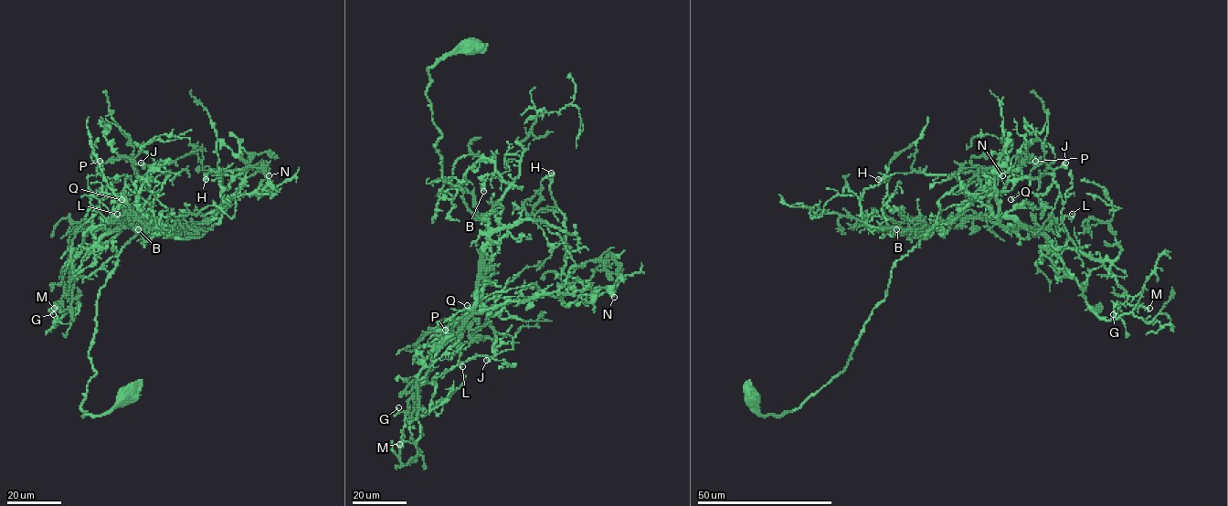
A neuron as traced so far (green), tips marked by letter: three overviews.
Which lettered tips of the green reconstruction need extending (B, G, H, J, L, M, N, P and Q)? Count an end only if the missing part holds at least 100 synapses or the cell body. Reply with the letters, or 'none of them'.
none of them

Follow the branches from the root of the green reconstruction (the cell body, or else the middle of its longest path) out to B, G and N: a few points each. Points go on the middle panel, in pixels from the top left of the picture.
B: (468, 47), (428, 69), (426, 97), (442, 178), (481, 219), (510, 185), (490, 173), (483, 191)
G: (468, 47), (428, 69), (426, 97), (442, 178), (488, 222), (476, 310), (436, 356), (407, 422), (398, 407)
N: (468, 47), (428, 69), (442, 178), (492, 228), (543, 220), (574, 233), (563, 271), (614, 297)

